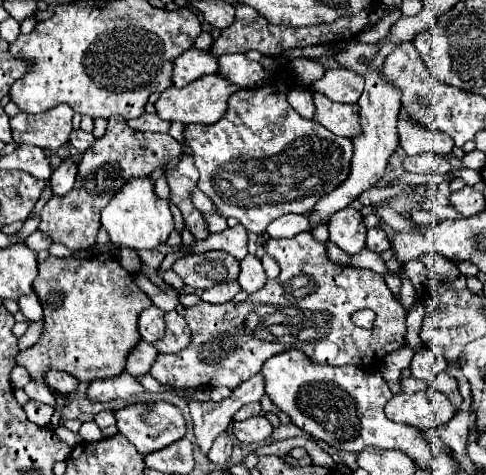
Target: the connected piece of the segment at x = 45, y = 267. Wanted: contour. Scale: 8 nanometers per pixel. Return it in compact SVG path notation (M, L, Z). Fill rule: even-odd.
M102 253L90 259L76 257L48 257L38 263L38 277L34 279L34 293L40 297L44 307L44 331L36 345L16 355L16 363L28 369L30 379L44 383L44 373L50 369L66 371L80 381L92 383L94 379L110 379L120 375L126 367L128 353L138 345L138 315L150 307L150 297L134 283L132 273L128 273L114 255Z

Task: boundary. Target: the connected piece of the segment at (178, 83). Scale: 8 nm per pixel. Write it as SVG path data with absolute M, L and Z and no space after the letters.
M196 47L188 49L174 61L174 87L186 87L188 83L212 75L218 71L218 59L212 57L208 51L200 51Z

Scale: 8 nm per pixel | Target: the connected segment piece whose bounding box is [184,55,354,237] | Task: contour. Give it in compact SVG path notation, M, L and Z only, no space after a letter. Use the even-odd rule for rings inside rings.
M262 57L260 65L272 75L270 81L256 89L236 91L228 99L226 115L214 125L186 125L184 143L190 147L196 167L200 171L198 189L204 191L218 207L222 217L236 217L246 231L256 233L258 237L266 235L268 223L286 213L308 215L314 209L314 203L346 181L350 175L350 159L354 145L348 137L338 137L320 123L304 119L288 103L288 93L292 91L292 77L286 71L290 59L286 57Z

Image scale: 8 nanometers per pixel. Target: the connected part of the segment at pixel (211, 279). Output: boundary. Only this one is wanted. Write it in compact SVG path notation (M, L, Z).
M206 251L178 259L172 269L182 281L198 291L210 289L224 281L234 281L240 275L240 263L226 251Z

